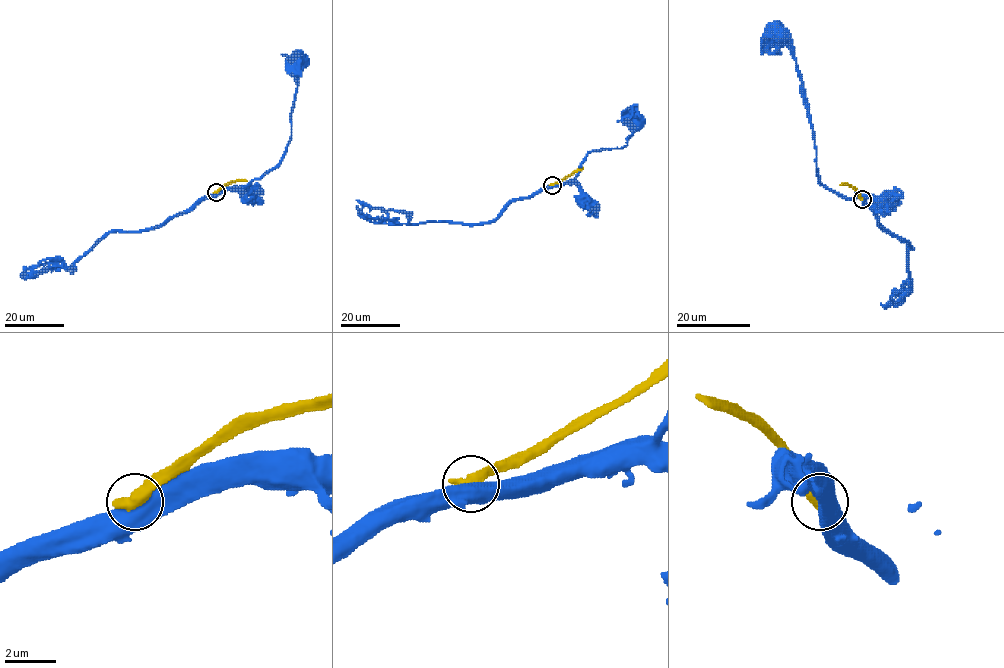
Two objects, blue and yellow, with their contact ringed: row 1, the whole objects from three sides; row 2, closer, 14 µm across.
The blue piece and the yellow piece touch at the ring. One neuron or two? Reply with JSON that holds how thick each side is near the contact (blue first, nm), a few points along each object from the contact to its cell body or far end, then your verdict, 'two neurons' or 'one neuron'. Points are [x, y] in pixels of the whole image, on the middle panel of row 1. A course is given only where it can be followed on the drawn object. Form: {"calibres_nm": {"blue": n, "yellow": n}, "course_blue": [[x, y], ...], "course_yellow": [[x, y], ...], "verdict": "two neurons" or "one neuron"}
{"calibres_nm": {"blue": 550, "yellow": 500}, "course_blue": [[552, 185], [569, 183], [589, 152], [626, 146], [632, 135], [635, 116]], "course_yellow": [[552, 185], [583, 168]], "verdict": "two neurons"}

